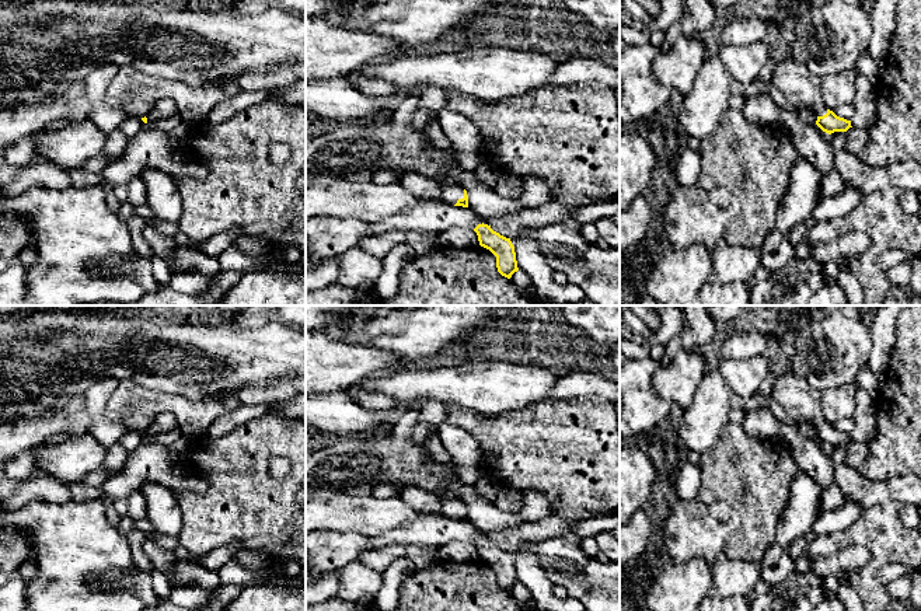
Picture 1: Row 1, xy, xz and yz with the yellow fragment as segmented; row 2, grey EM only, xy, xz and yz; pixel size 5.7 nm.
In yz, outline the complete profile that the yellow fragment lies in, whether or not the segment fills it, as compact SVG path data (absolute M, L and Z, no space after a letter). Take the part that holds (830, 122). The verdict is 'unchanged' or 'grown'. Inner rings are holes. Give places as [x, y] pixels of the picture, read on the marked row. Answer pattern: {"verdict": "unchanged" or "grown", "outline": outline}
{"verdict": "grown", "outline": "M782 55L765 91L779 108L792 111L810 108L817 115L816 125L826 133L847 132L852 128L851 121L837 116L824 107L820 83L821 78L802 63Z"}

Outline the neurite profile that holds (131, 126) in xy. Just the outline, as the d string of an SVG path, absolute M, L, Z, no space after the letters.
M128 116L119 126L118 129L129 139L135 137L146 123L142 121L142 118L132 118Z

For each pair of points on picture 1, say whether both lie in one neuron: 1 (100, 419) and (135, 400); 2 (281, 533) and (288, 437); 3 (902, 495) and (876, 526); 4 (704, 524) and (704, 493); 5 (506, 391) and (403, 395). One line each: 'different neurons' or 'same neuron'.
1: different neurons
2: same neuron
3: different neurons
4: different neurons
5: same neuron

